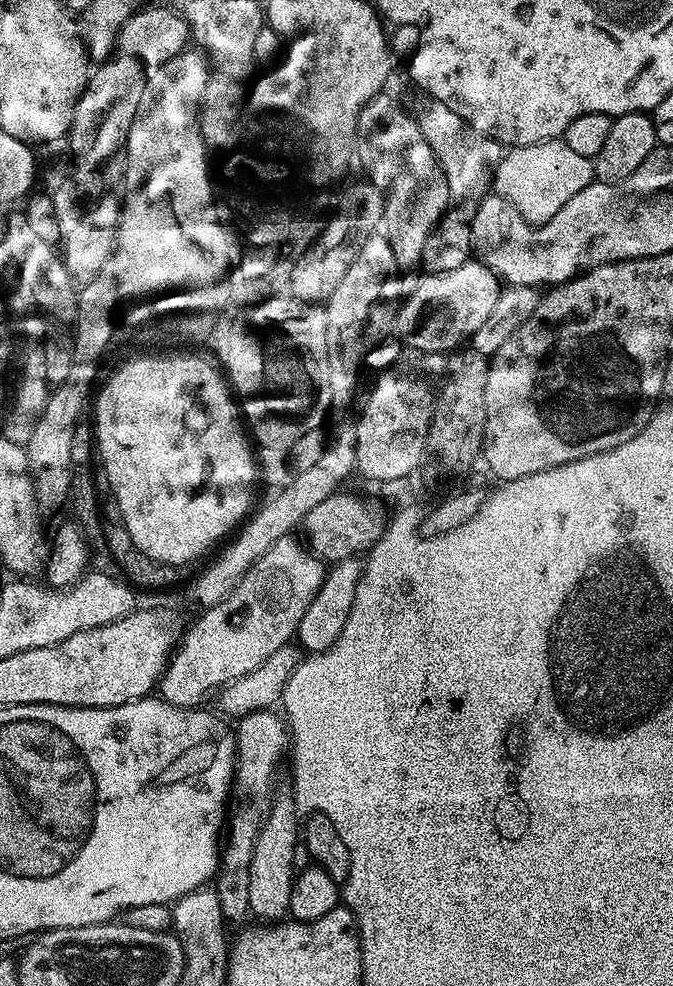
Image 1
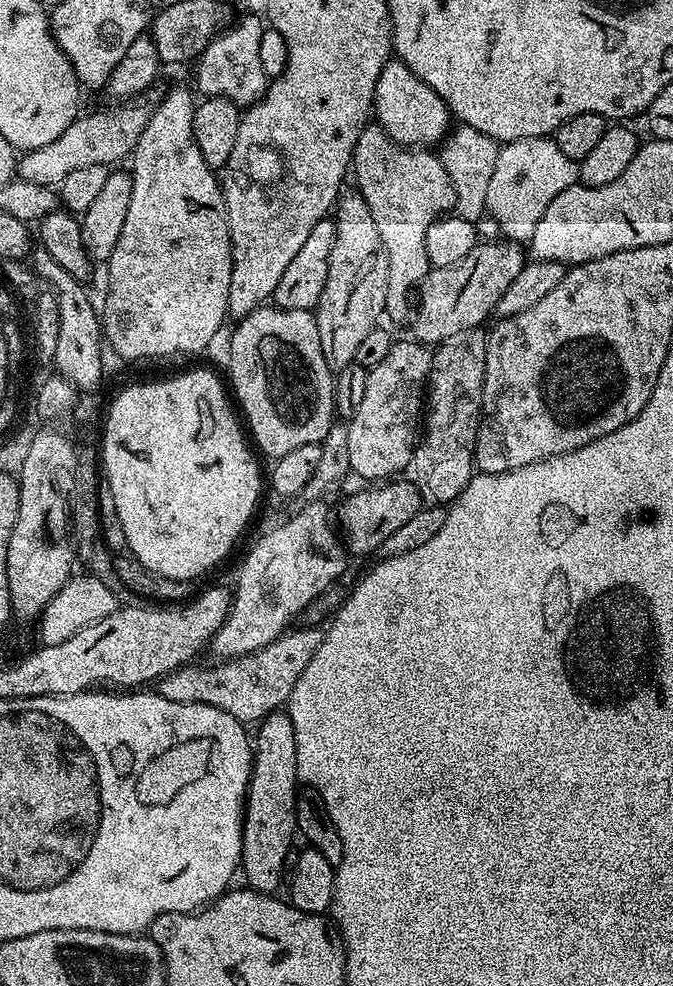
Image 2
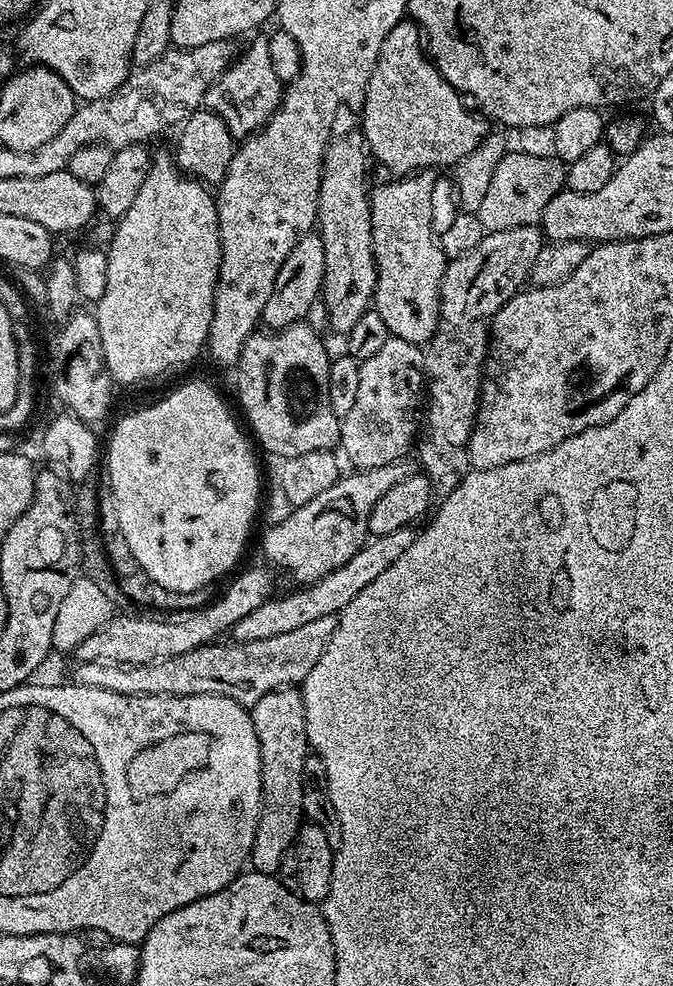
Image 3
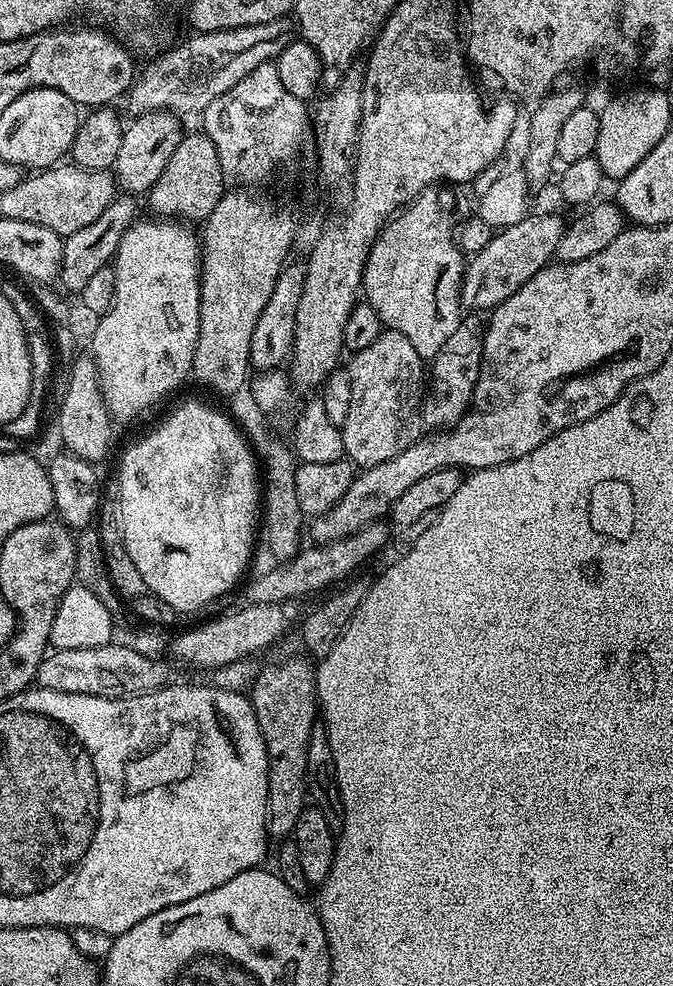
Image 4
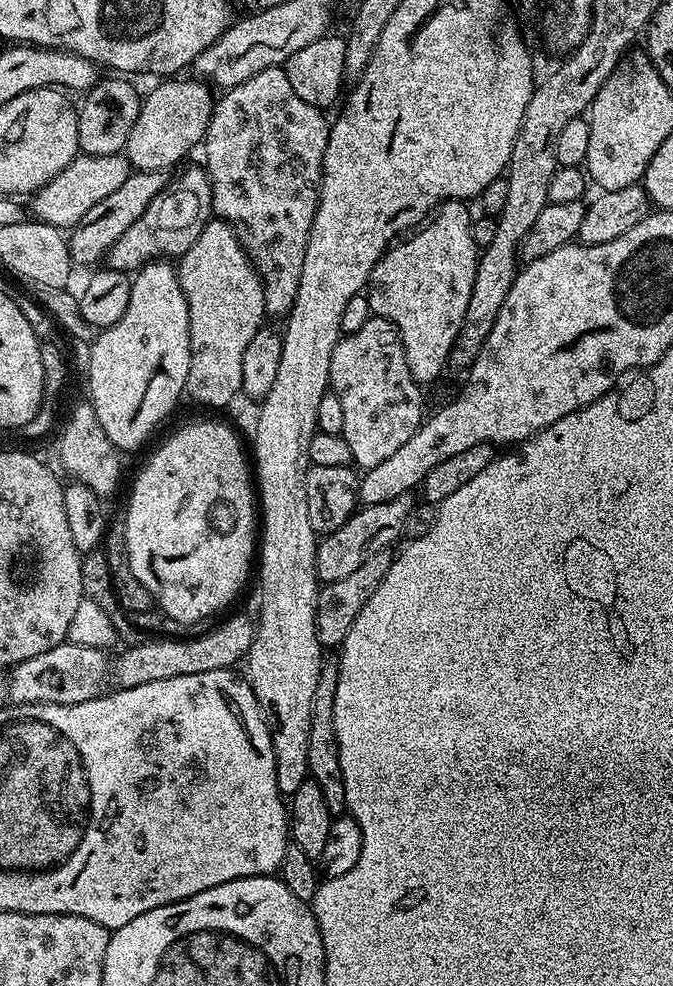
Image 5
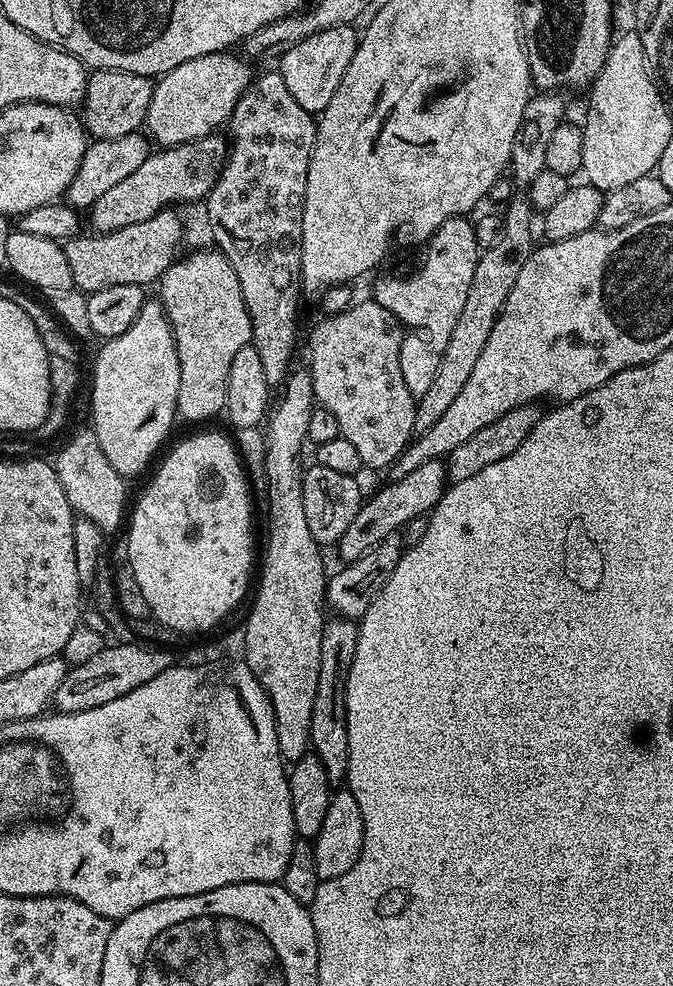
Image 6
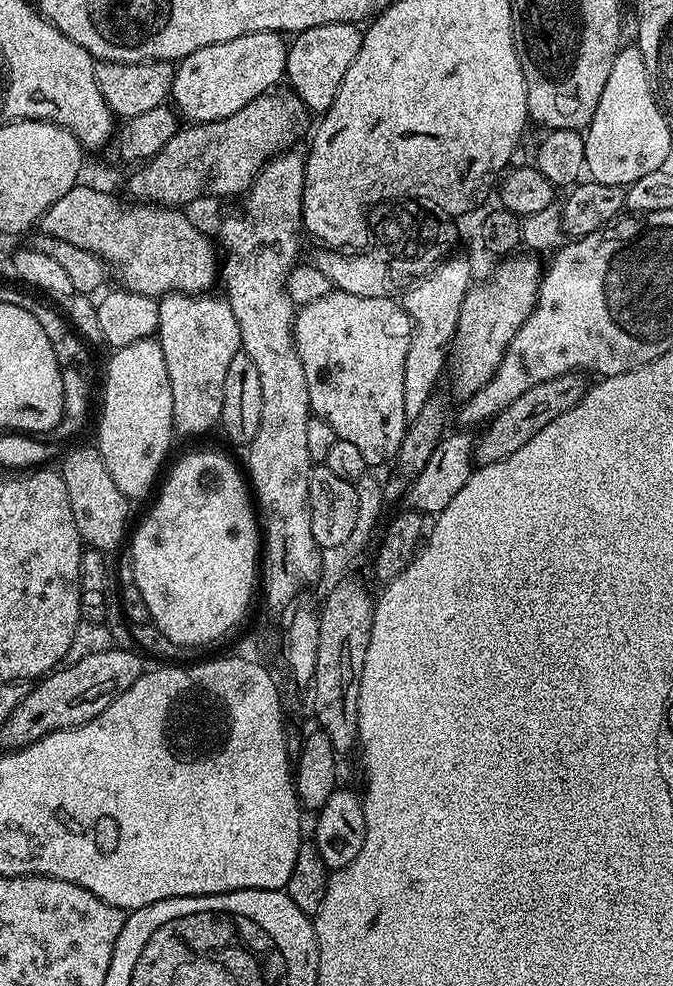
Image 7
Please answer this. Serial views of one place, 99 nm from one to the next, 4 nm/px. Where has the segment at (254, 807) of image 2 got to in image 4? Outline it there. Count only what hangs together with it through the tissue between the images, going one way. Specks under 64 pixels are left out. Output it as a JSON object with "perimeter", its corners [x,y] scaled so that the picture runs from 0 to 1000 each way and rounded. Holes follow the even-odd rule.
{"perimeter":[[[422,669],[406,677],[392,677],[388,682],[385,678],[371,695],[371,709],[398,766],[398,847],[428,850],[440,840],[443,826],[455,818],[455,757],[461,757],[461,740],[473,732],[468,676],[452,669]]]}

